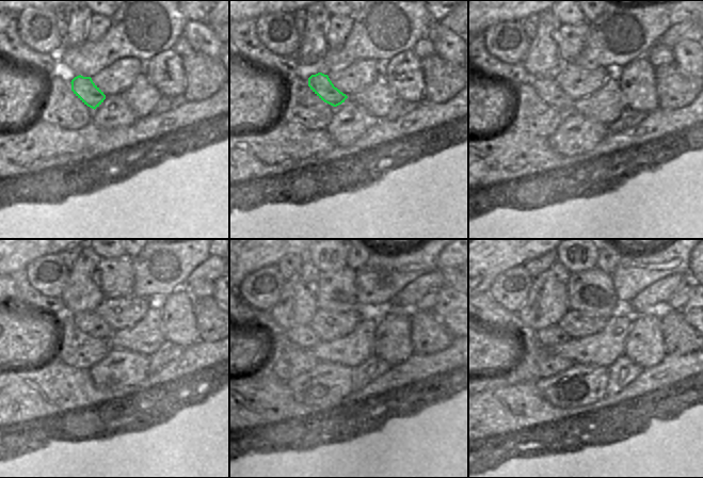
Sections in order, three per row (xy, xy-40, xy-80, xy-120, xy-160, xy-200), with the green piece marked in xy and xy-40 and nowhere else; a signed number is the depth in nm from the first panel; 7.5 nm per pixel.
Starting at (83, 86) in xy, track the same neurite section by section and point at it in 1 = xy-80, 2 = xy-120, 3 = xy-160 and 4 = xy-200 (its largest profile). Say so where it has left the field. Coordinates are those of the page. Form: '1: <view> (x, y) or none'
1: xy-80 (550, 89)
2: xy-120 (66, 329)
3: xy-160 (305, 336)
4: xy-200 (553, 335)

